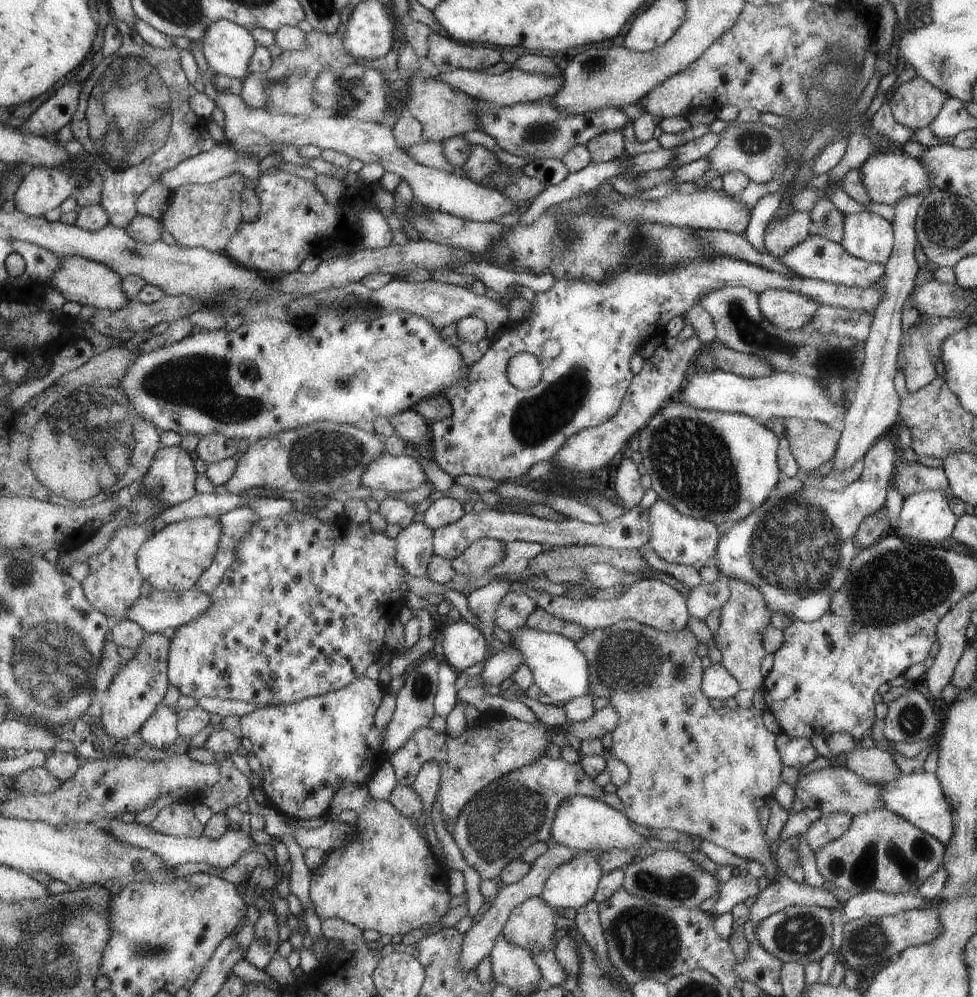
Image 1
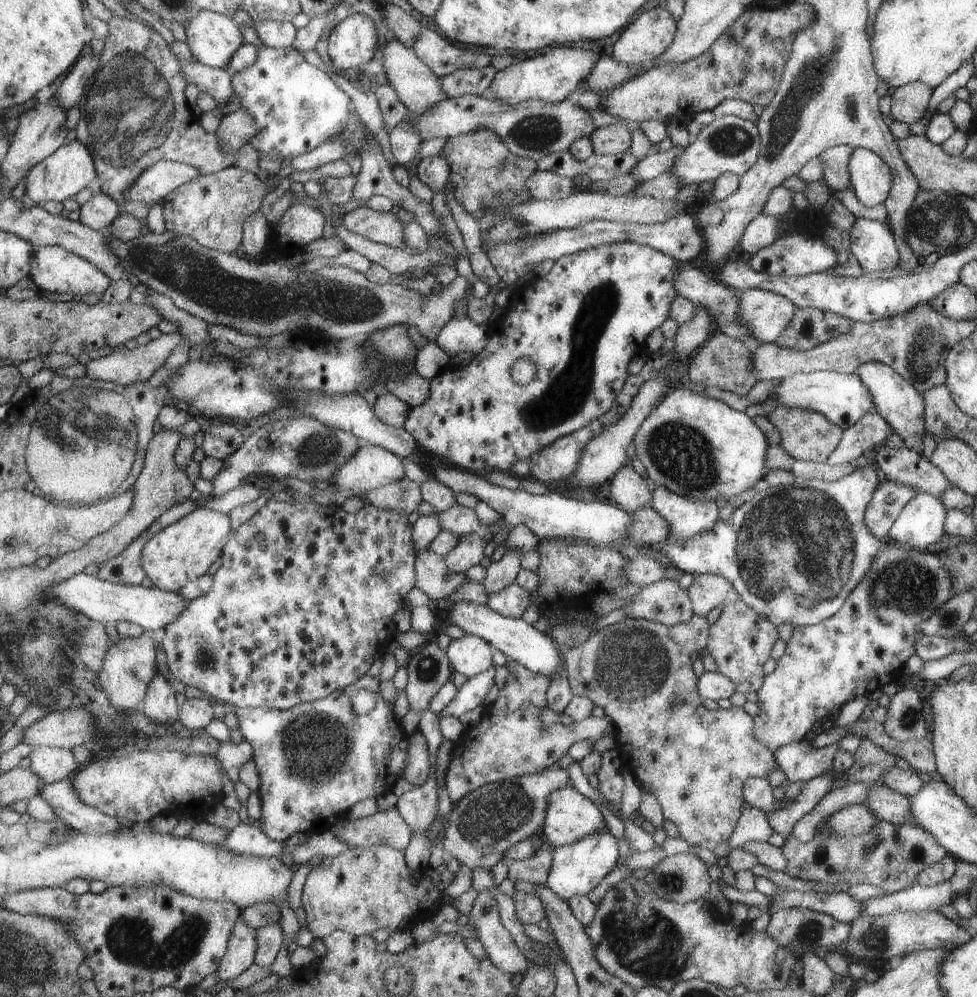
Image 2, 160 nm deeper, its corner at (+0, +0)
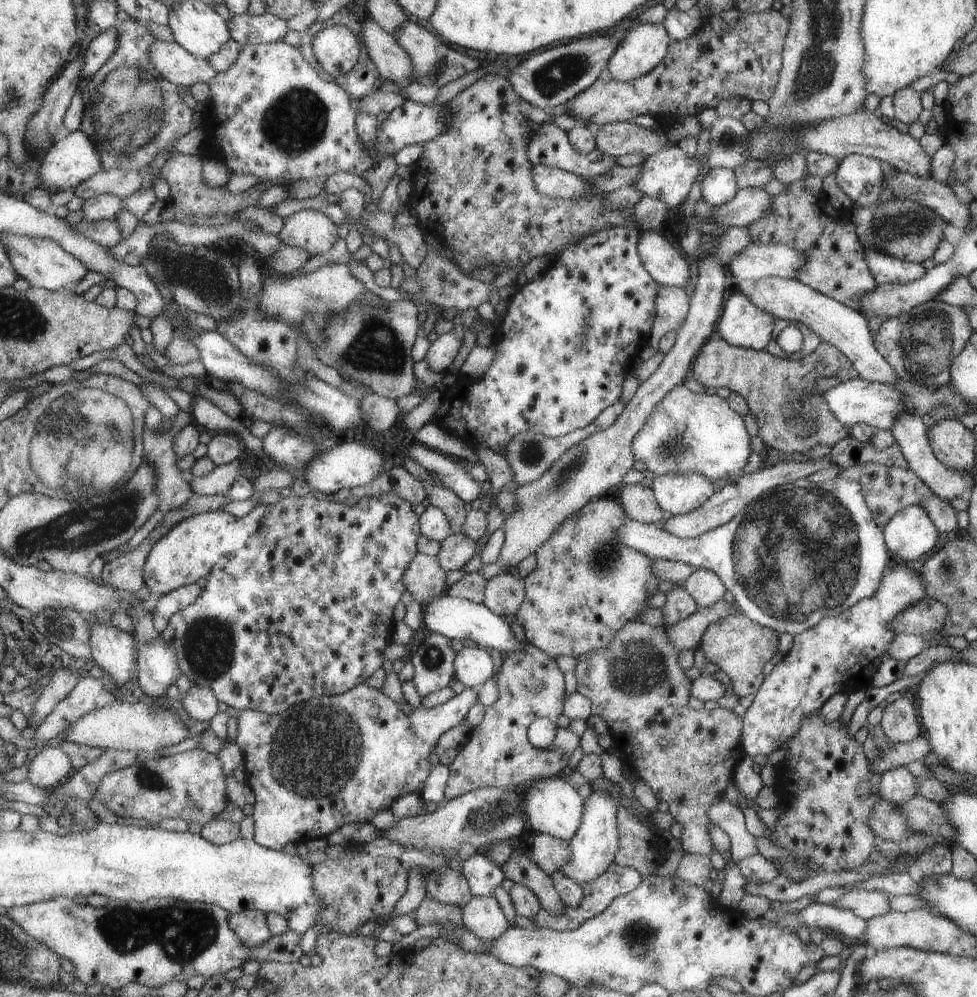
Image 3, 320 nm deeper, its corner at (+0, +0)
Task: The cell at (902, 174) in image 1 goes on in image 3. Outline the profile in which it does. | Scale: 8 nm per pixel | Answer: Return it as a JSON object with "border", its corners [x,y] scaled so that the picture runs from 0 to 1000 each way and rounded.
{"border":[[[873,153],[862,158],[854,173],[857,187],[870,199],[872,207],[886,208],[899,203],[898,197],[904,191],[903,179],[907,175],[904,162]]]}

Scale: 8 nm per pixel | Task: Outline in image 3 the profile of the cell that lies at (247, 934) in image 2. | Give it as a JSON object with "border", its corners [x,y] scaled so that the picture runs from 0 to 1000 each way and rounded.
{"border":[[[269,914],[236,916],[235,928],[252,948],[271,951],[277,945],[277,931]]]}

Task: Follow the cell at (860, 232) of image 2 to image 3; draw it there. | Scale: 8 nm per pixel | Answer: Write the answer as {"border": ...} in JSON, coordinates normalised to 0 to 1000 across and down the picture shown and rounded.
{"border":[[[883,248],[883,251],[897,285],[934,283],[948,273],[943,264],[925,262],[892,248]]]}

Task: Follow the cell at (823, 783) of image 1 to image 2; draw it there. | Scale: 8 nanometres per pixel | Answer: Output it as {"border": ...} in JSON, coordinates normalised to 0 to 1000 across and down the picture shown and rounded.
{"border":[[[898,783],[892,784],[885,804],[887,814],[892,814],[900,823],[911,826],[934,826],[937,822],[930,816],[930,802]]]}

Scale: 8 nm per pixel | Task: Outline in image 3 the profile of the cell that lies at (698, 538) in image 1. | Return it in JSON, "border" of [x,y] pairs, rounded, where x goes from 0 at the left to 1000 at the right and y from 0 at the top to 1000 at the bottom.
{"border":[[[681,474],[667,479],[670,504],[685,517],[700,517],[711,512],[730,493],[728,482],[715,474]]]}

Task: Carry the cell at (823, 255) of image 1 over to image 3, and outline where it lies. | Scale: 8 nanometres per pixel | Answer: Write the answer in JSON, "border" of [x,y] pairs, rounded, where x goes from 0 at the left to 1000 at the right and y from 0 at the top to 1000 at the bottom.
{"border":[[[767,244],[745,263],[745,271],[753,281],[775,281],[783,278],[812,280],[825,259],[806,246]]]}

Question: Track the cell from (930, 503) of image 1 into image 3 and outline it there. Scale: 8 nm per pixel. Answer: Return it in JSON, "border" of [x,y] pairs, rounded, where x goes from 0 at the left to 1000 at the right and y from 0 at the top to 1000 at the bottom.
{"border":[[[927,508],[919,512],[904,529],[905,544],[916,561],[924,564],[945,558],[957,546],[959,529],[945,509]]]}

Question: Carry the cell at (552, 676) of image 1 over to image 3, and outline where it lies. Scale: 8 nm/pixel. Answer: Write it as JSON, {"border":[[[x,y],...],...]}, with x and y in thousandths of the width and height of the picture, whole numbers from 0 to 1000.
{"border":[[[455,596],[444,600],[435,611],[434,626],[437,630],[443,635],[455,637],[461,641],[474,642],[474,640],[480,640],[490,647],[498,648],[499,651],[517,652],[519,655],[536,651],[536,646],[539,645],[537,641],[527,642],[525,634],[523,634],[523,630],[517,624],[516,619],[502,613],[496,606],[485,605],[478,601]]]}

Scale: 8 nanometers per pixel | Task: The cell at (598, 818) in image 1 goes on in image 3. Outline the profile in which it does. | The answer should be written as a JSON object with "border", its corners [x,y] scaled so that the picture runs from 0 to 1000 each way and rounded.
{"border":[[[575,779],[552,781],[547,786],[541,786],[536,792],[534,803],[536,819],[544,832],[563,837],[577,844],[581,844],[591,835],[596,812],[599,810],[599,802],[593,799],[590,792]]]}

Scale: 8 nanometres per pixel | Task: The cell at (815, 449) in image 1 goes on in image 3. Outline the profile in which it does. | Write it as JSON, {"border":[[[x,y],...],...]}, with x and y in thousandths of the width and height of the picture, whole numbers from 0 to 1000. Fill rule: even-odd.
{"border":[[[737,338],[736,341],[726,341],[719,350],[711,356],[708,363],[707,379],[714,383],[719,388],[730,387],[736,389],[742,387],[748,393],[754,393],[764,403],[767,414],[771,417],[775,425],[775,437],[782,443],[785,449],[795,450],[798,454],[809,456],[811,453],[823,454],[835,445],[852,445],[859,443],[865,439],[868,434],[865,428],[854,418],[850,412],[845,401],[838,394],[827,392],[832,390],[834,383],[838,379],[851,378],[858,371],[862,375],[863,371],[872,368],[872,363],[860,351],[854,347],[840,342],[834,349],[834,353],[828,354],[826,357],[818,361],[798,360],[797,358],[787,355],[785,352],[772,352],[751,347],[746,347]],[[840,357],[844,363],[844,369],[836,372],[835,359]]]}

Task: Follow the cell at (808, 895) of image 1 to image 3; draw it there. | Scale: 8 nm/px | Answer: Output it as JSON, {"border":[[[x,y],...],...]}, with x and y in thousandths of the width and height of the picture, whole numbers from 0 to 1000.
{"border":[[[871,892],[854,906],[857,911],[871,913],[882,922],[890,922],[911,913],[909,897],[900,894]]]}

